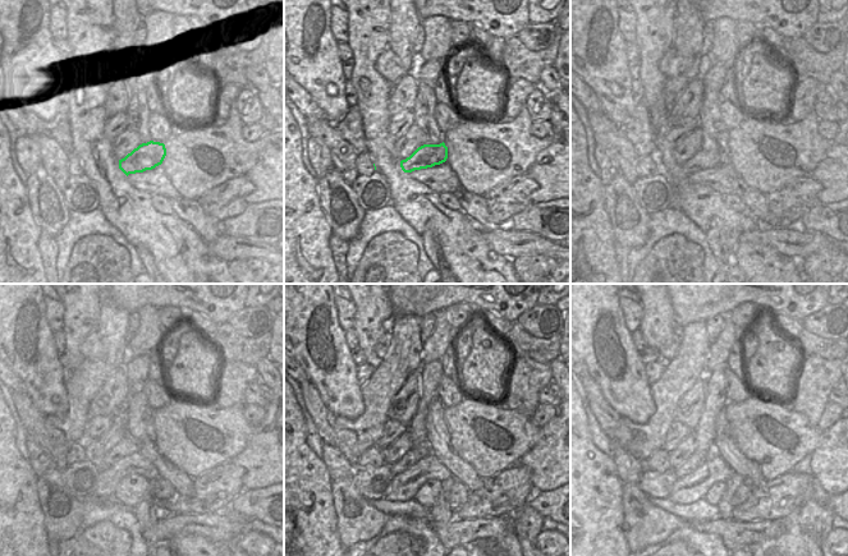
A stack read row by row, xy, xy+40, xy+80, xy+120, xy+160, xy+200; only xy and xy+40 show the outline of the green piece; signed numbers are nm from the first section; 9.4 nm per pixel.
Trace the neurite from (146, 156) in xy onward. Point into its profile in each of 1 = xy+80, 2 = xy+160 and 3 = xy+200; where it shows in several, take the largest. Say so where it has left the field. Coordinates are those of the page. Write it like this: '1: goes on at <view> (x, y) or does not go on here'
1: goes on at xy+80 (701, 160)
2: goes on at xy+160 (417, 451)
3: goes on at xy+200 (687, 467)

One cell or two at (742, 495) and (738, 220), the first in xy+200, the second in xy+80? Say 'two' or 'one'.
two

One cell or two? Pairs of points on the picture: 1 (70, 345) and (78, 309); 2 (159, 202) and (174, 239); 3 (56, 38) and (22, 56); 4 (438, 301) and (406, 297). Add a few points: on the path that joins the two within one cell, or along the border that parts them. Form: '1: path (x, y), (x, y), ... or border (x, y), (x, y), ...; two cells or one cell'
1: path (74, 336), (78, 318); one cell
2: border (150, 194), (150, 202), (156, 210), (172, 214); two cells
3: border (47, 13), (47, 31), (53, 44); two cells
4: path (430, 297), (413, 297); one cell

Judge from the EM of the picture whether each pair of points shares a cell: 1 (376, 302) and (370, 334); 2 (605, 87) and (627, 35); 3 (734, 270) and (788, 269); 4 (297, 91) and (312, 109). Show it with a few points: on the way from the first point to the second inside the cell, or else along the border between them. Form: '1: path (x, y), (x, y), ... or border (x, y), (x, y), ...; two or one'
1: path (374, 309), (370, 326); one
2: border (617, 13), (617, 27), (624, 42); two
3: border (734, 261), (742, 270); two
4: path (298, 95), (308, 105); one

